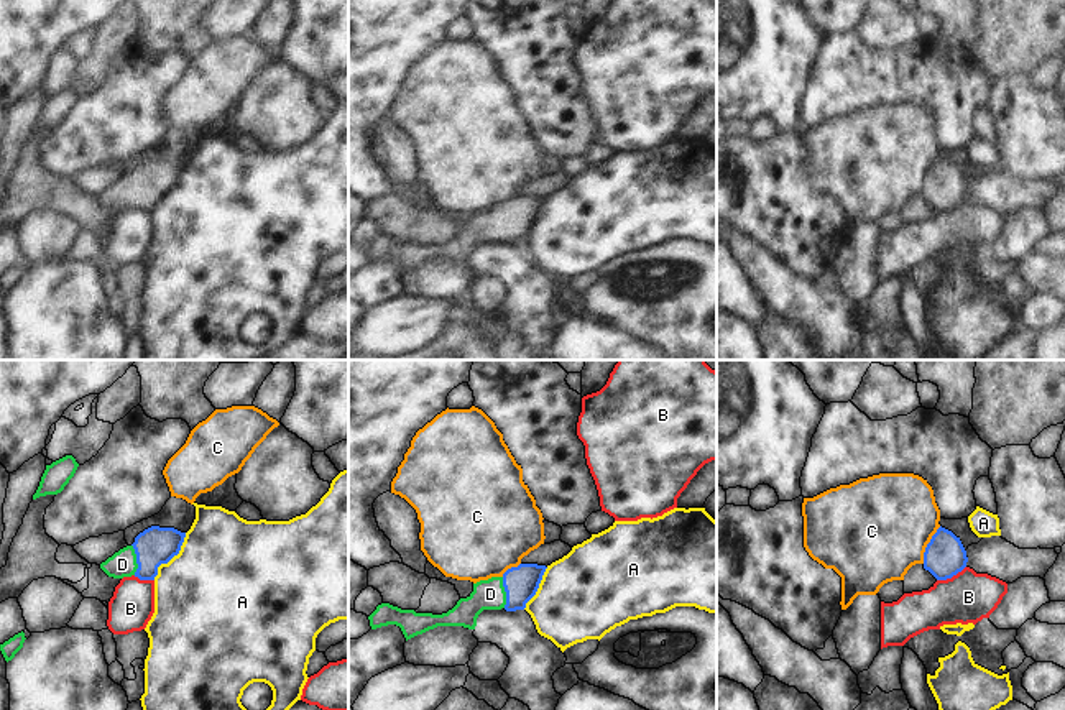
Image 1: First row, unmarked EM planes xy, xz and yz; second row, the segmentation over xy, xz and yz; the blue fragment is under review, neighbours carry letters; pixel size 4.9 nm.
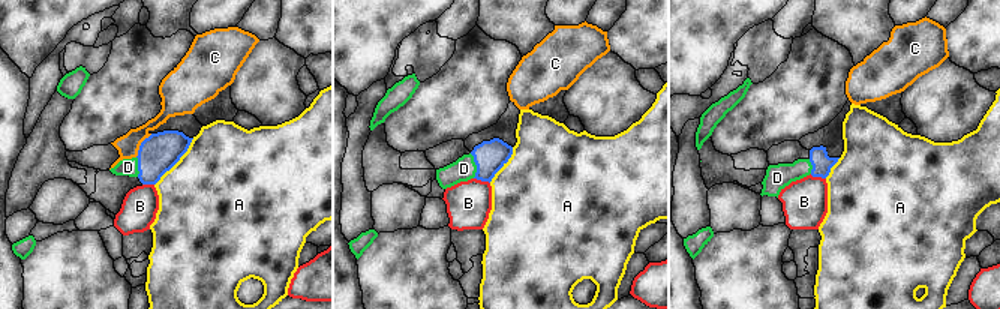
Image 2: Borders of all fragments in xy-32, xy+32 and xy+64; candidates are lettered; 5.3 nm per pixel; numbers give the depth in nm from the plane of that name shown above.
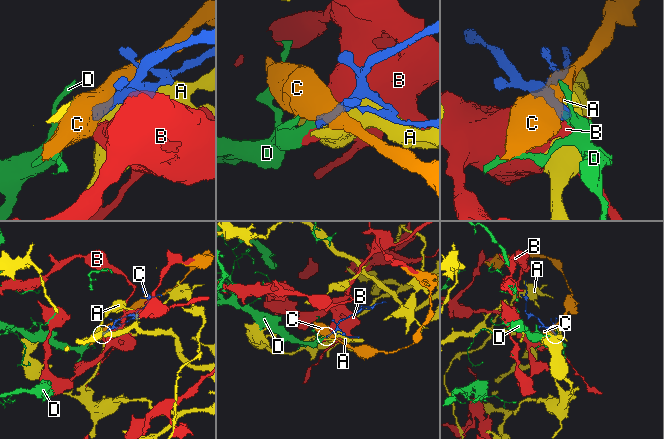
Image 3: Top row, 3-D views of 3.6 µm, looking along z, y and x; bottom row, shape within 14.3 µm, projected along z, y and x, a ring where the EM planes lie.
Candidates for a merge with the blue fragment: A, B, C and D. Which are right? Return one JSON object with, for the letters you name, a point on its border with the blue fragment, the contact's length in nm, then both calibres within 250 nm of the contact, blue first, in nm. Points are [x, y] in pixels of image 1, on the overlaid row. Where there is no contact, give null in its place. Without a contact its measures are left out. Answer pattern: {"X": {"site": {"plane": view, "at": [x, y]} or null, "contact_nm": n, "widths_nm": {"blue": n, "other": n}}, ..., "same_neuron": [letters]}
{"D": {"site": {"plane": "xz", "at": [505, 590]}, "contact_nm": 150, "widths_nm": {"blue": 170, "other": 150}}, "same_neuron": ["D"]}

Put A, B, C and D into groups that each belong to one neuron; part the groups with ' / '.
A / B / C / D

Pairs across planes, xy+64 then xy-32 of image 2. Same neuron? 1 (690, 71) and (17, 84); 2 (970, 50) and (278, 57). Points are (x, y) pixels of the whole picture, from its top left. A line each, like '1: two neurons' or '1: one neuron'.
1: two neurons
2: two neurons

